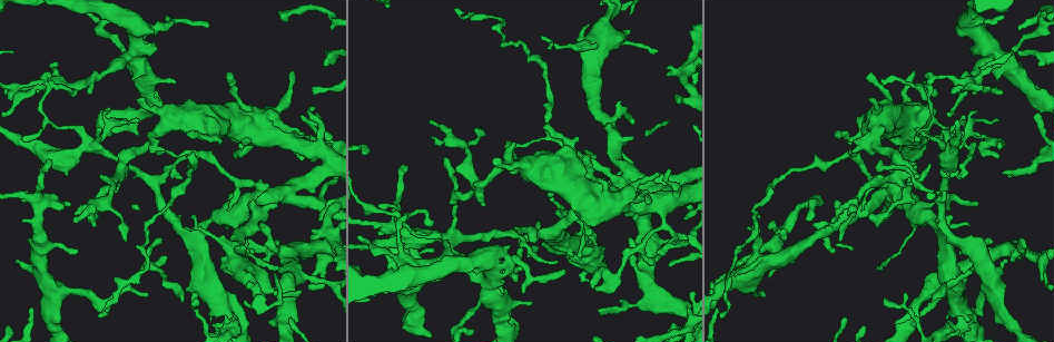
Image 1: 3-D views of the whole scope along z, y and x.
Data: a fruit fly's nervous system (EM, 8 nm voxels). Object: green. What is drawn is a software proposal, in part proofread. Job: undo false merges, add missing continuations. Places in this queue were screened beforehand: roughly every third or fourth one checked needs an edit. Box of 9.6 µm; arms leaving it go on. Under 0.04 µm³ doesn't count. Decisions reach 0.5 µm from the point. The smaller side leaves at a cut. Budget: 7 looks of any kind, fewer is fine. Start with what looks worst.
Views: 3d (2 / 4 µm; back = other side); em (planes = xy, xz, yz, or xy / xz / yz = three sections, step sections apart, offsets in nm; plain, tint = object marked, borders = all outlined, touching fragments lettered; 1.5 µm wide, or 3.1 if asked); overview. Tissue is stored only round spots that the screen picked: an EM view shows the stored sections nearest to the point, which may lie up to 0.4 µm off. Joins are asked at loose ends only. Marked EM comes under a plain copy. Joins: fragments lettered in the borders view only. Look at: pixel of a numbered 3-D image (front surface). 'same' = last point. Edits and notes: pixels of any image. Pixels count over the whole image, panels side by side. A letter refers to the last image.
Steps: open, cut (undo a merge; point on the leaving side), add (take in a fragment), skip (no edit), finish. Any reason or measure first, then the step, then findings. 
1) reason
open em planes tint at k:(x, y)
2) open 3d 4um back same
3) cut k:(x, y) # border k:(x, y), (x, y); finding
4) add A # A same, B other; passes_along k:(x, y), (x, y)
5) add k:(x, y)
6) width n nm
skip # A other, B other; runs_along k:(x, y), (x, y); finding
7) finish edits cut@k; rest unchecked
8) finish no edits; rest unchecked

narrows sharply
open em xz step 8 tint at 1:(404, 218)

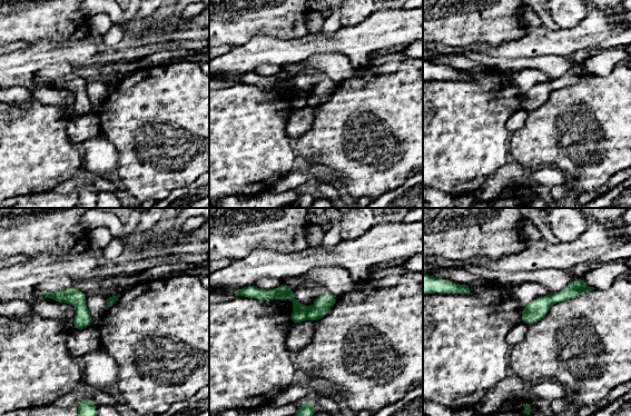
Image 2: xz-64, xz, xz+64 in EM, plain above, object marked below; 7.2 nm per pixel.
open em planes borders same

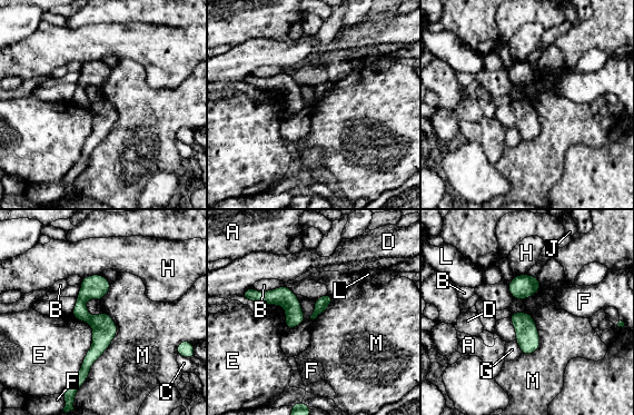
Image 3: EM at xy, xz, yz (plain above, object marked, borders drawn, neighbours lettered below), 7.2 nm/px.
cut 3:(103, 327) # A other, B other, C other, D other, E other, F other, G other, H other, J other, L other, M other; part_leaving 3:(103, 315), (100, 344), (80, 379); a second cell is stuck on

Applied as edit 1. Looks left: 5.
branch stops here
open 3d 4um at 1:(595, 289)

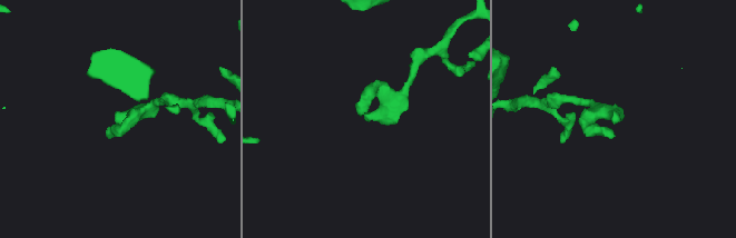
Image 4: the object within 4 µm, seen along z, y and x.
now the EM
open em planes borders at 4:(116, 113)

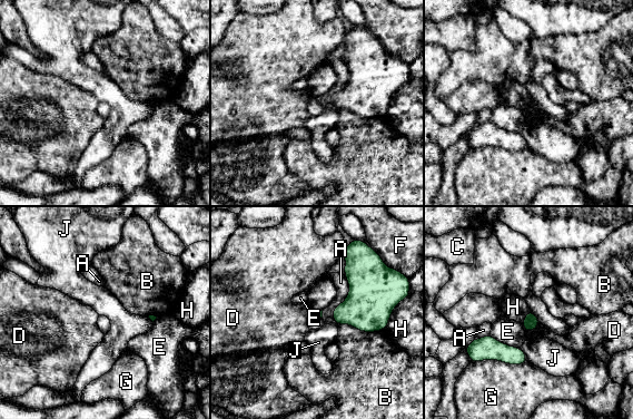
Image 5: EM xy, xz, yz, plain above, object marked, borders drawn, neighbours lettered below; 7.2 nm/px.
longest_contact G 420 nm
skip # A other, B other, C other, D other, E other, F other, G other, H other, J other; border 5:(394, 307), (388, 323), (384, 329); no lettered fragment goes on from it

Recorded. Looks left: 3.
tapers out
open em planes tint at 1:(88, 217)

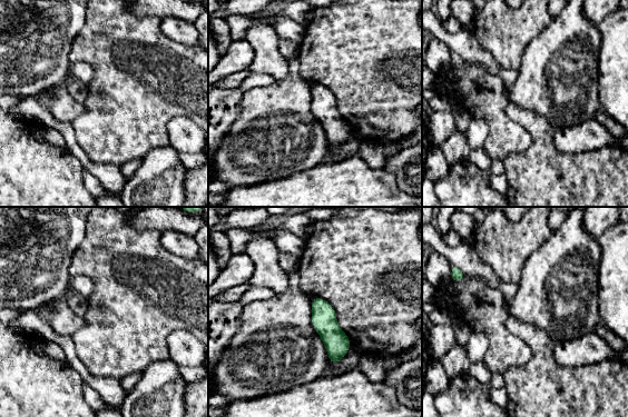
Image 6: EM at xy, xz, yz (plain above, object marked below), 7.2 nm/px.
open em planes borders same

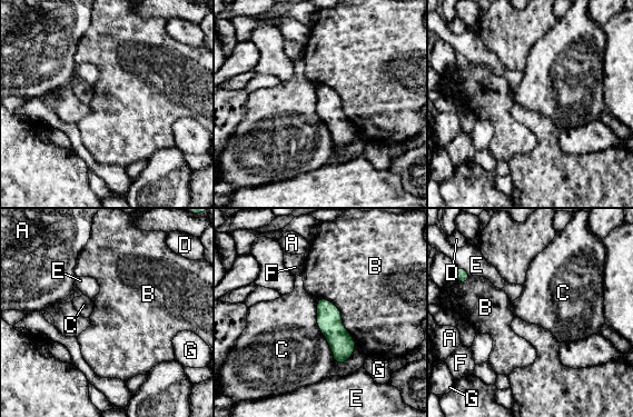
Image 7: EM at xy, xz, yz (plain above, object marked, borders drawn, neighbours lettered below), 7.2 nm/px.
skip # A other, B other, C other, D other, E other, F other, G other; border 7:(316, 299), (316, 326), (334, 360); no lettered fragment goes on from it

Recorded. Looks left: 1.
finish edits cut@3; rest unchecked

